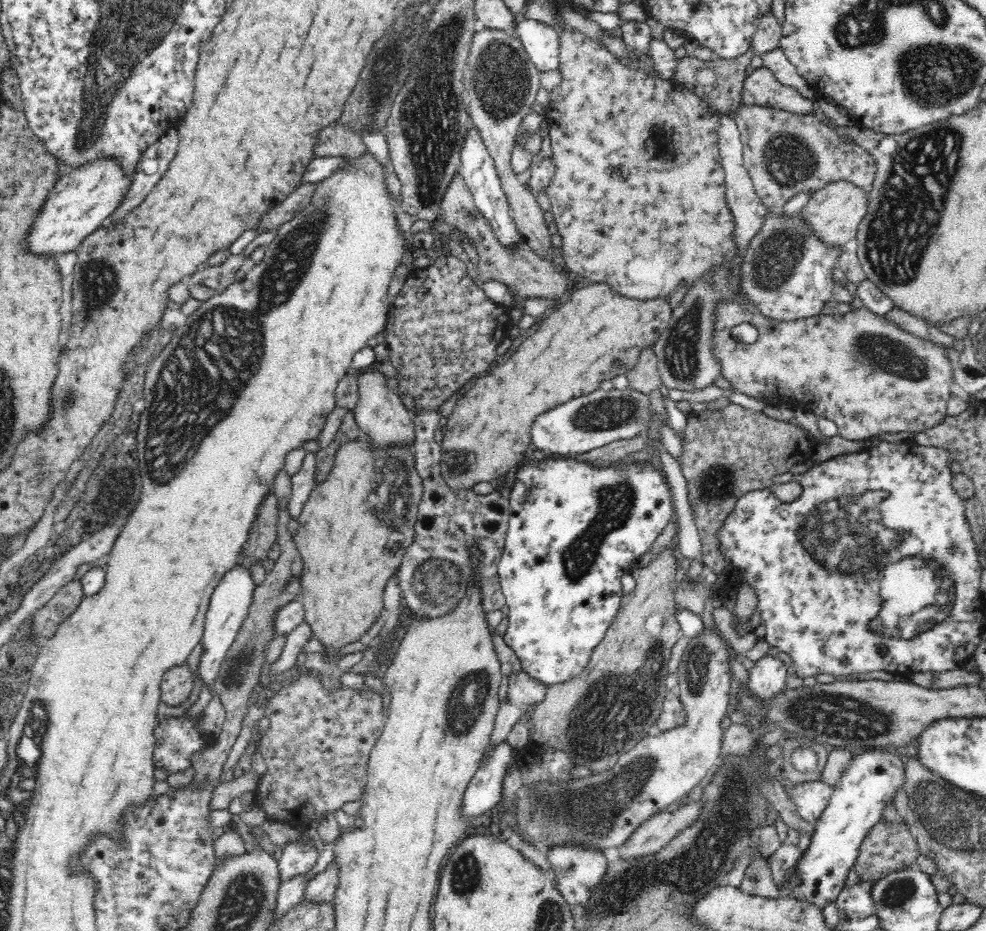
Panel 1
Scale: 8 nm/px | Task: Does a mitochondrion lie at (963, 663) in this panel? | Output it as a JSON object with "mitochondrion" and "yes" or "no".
{"mitochondrion":"no"}

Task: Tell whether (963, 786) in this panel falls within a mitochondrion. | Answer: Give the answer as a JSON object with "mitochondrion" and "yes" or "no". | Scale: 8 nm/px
{"mitochondrion":"yes"}

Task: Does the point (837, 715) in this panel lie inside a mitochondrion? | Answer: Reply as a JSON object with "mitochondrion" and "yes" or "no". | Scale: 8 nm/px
{"mitochondrion":"yes"}

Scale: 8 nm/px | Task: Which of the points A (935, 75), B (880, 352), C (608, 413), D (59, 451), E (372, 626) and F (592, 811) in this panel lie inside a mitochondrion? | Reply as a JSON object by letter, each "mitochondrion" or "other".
{"A":"mitochondrion","B":"mitochondrion","C":"mitochondrion","D":"other","E":"other","F":"mitochondrion"}

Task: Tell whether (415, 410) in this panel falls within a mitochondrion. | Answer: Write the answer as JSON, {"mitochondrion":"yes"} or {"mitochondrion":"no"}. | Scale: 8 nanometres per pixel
{"mitochondrion":"no"}

